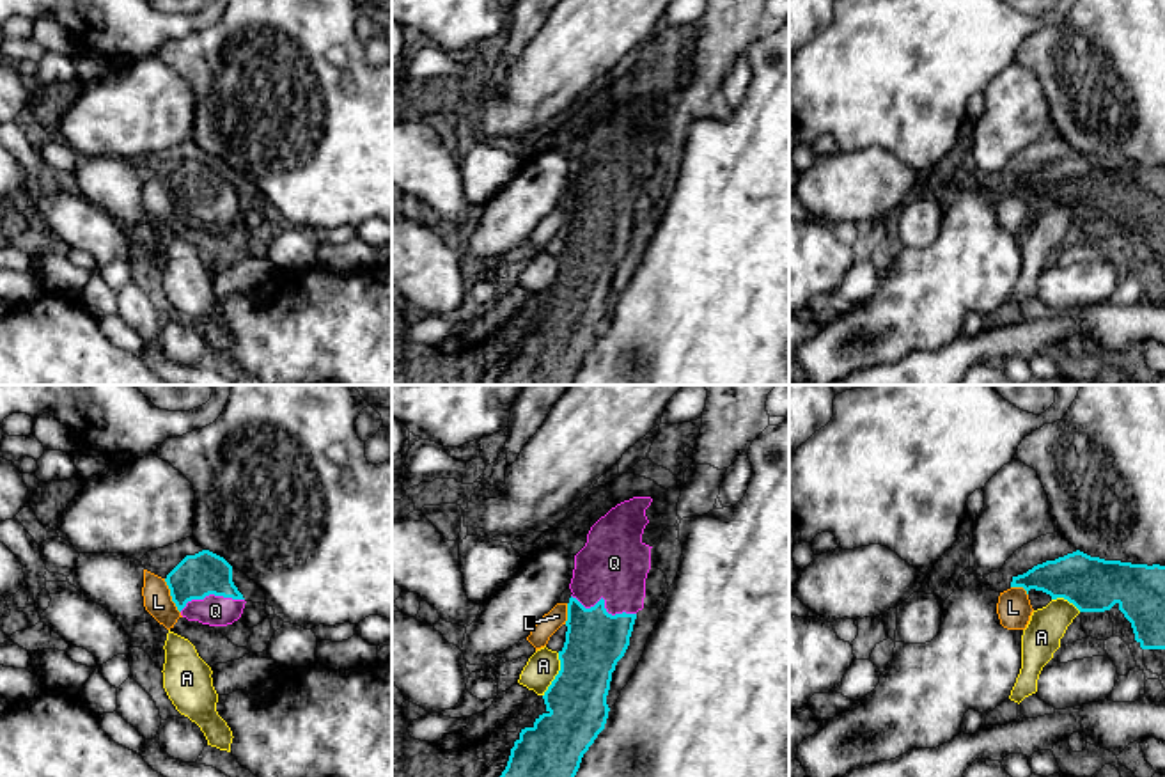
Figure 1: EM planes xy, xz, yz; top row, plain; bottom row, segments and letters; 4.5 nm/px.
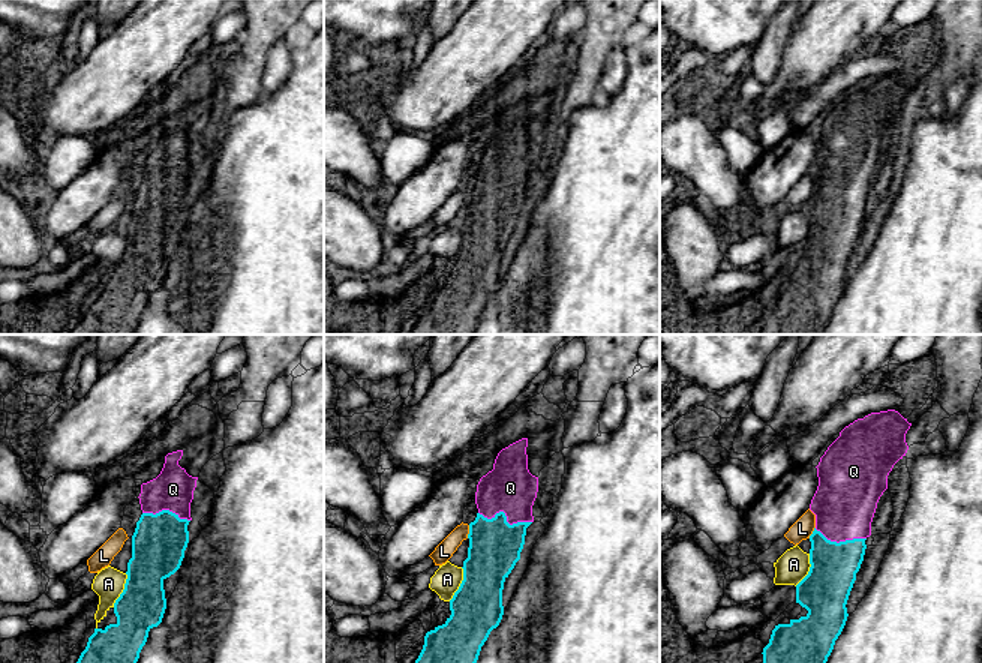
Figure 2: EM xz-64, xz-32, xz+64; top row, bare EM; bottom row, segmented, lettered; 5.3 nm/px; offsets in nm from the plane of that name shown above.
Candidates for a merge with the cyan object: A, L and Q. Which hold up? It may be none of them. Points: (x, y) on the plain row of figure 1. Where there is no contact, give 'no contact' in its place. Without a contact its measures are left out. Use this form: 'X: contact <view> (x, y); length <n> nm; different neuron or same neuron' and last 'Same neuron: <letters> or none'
A: contact xz (557, 277); length 220 nm; different neuron
L: contact xy (171, 197); length 180 nm; different neuron
Q: contact xz (603, 206); length 300 nm; same neuron
Same neuron: Q

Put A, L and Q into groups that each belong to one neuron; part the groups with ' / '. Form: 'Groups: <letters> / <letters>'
Groups: A / L / Q

